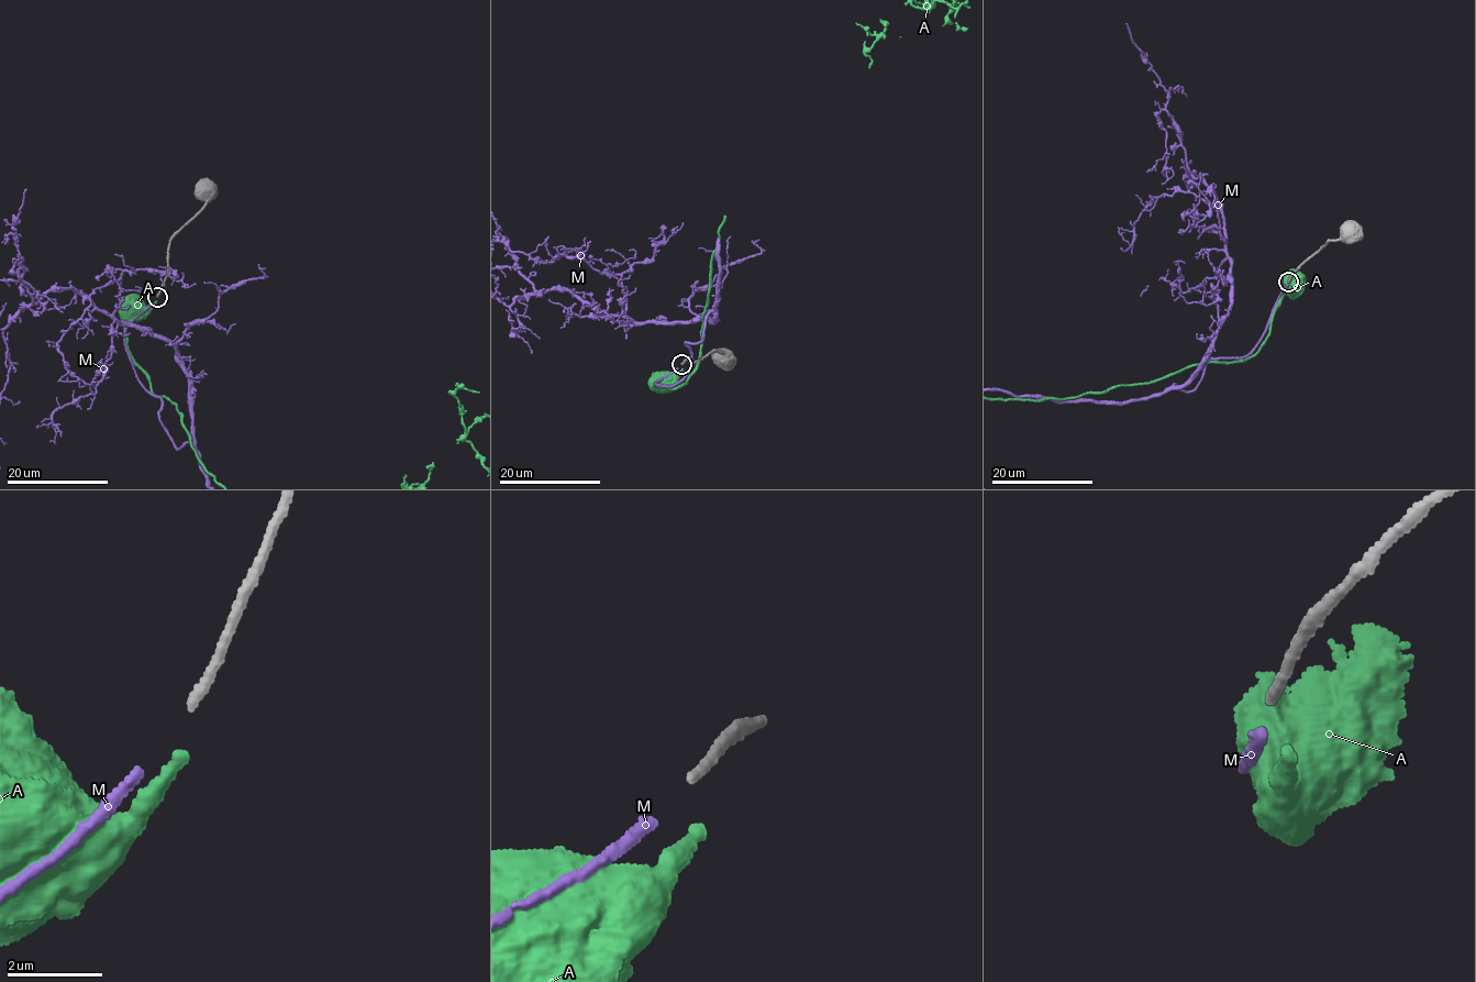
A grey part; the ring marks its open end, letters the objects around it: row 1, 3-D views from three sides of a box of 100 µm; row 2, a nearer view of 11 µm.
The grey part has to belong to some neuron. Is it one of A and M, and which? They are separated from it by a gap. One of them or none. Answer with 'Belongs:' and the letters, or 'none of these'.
Belongs: M

